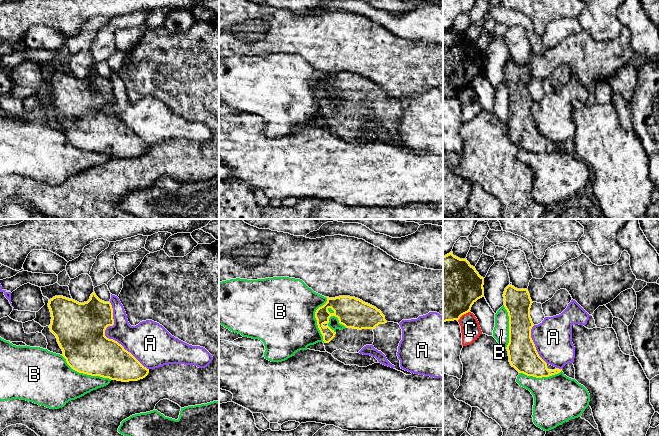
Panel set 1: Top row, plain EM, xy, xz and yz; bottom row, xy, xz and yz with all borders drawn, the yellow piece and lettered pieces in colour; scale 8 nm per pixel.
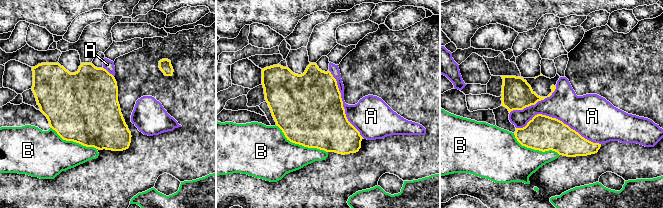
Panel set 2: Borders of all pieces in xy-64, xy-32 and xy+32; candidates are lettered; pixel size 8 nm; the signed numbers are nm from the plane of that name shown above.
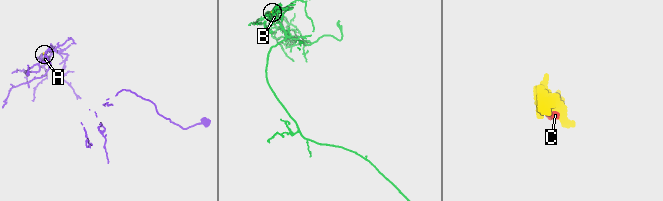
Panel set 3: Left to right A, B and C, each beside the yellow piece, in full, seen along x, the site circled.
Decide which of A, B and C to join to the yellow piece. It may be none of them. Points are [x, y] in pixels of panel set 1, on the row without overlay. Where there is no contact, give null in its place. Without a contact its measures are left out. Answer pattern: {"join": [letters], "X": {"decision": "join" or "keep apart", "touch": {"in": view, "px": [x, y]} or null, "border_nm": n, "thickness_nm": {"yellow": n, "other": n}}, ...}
{"join": [], "A": {"decision": "keep apart", "touch": {"in": "xy", "px": [108, 114]}, "border_nm": 650, "thickness_nm": {"yellow": 400, "other": 240}}, "B": {"decision": "keep apart", "touch": {"in": "xy", "px": [85, 149]}, "border_nm": 460, "thickness_nm": {"yellow": 380, "other": 360}}, "C": {"decision": "keep apart", "touch": {"in": "yz", "px": [463, 90]}, "border_nm": 130, "thickness_nm": {"yellow": 500, "other": 160}}}

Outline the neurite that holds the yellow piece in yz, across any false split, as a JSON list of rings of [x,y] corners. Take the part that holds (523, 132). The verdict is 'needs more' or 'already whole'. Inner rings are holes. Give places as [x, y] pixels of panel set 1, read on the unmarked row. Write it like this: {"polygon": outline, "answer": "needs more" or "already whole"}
{"polygon": [[[505,64],[504,83],[509,92],[509,138],[519,149],[536,154],[558,150],[562,145],[547,140],[538,130],[531,114],[534,102],[530,93],[532,76],[527,65]]], "answer": "needs more"}

